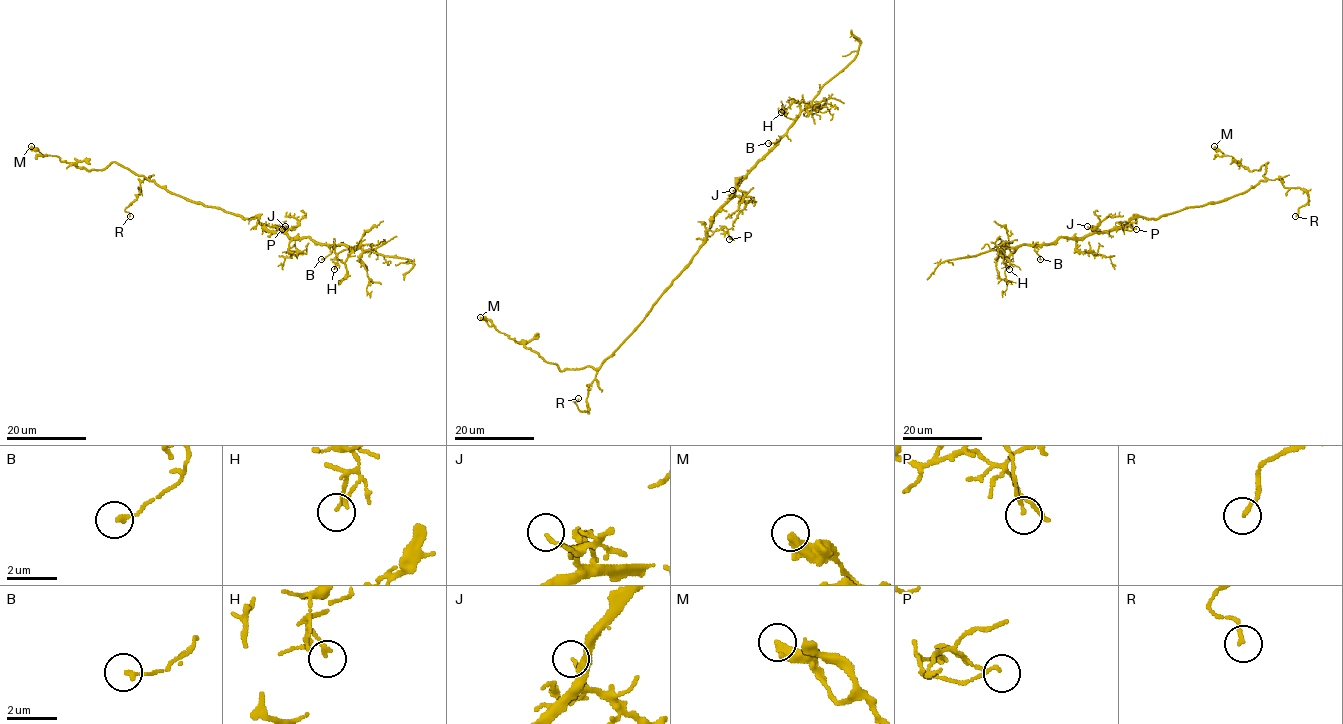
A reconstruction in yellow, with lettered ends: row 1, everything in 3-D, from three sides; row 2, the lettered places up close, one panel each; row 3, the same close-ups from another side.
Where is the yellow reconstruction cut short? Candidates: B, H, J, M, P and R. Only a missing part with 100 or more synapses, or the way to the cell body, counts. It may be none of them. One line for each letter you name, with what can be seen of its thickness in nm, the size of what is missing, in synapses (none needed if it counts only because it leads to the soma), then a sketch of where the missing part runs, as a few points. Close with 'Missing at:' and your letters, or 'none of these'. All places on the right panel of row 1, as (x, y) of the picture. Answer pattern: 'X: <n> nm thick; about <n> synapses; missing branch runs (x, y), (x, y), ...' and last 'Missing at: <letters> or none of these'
Missing at: none of these

